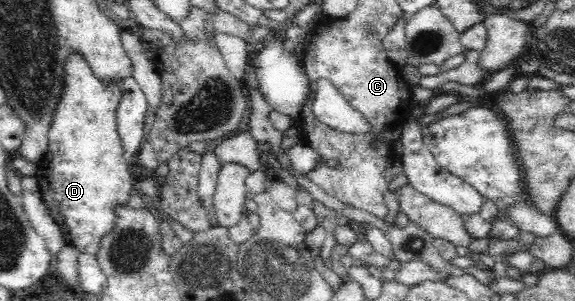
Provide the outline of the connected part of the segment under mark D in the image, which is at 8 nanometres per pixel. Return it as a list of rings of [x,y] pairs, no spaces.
[[[80,54],[70,55],[65,64],[65,91],[61,94],[48,131],[47,153],[42,157],[36,173],[45,209],[58,224],[66,243],[91,256],[97,254],[101,238],[115,226],[117,209],[127,206],[132,190],[132,173],[128,160],[124,158],[121,138],[117,133],[116,110],[121,95],[119,82],[113,82],[109,86],[101,84]]]

